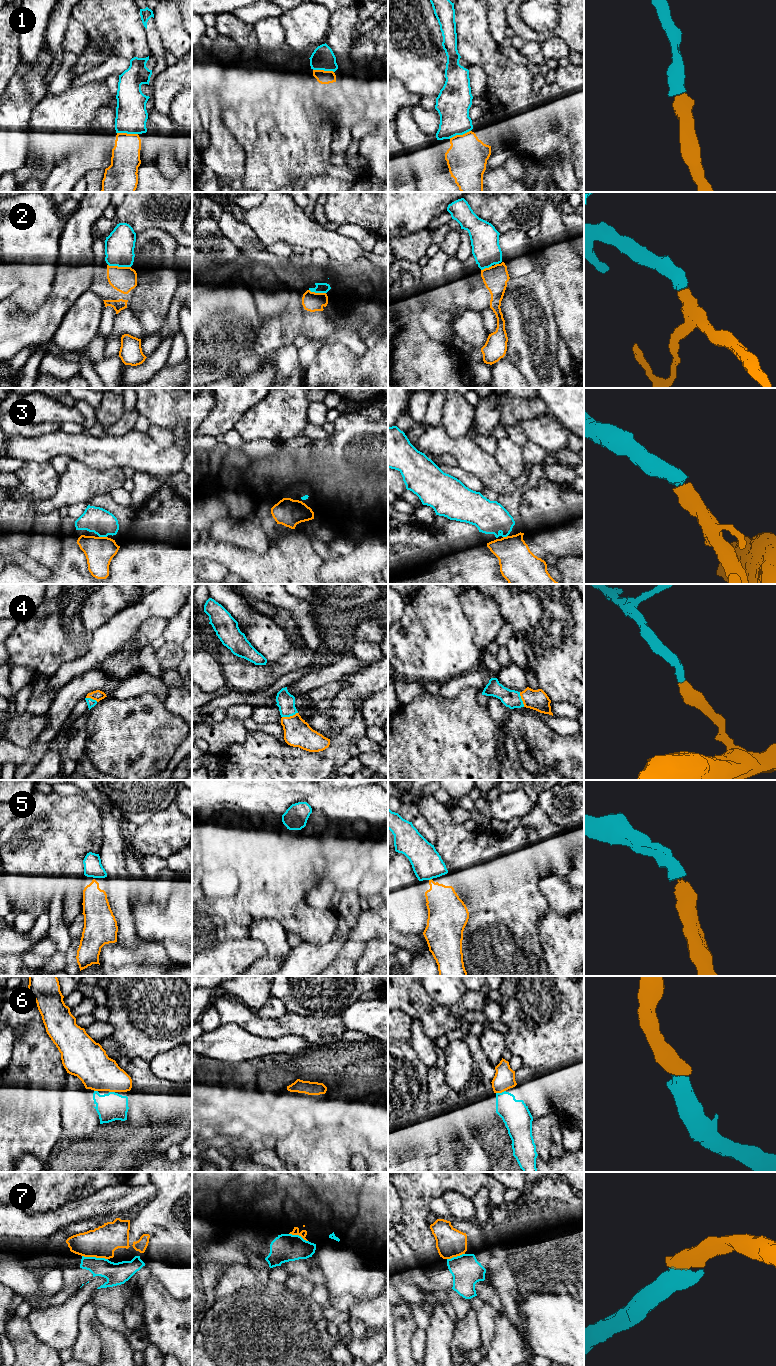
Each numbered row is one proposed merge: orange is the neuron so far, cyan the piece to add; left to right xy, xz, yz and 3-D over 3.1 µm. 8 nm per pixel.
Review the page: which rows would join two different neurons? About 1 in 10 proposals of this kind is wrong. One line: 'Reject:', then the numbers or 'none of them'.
Reject: none of them

